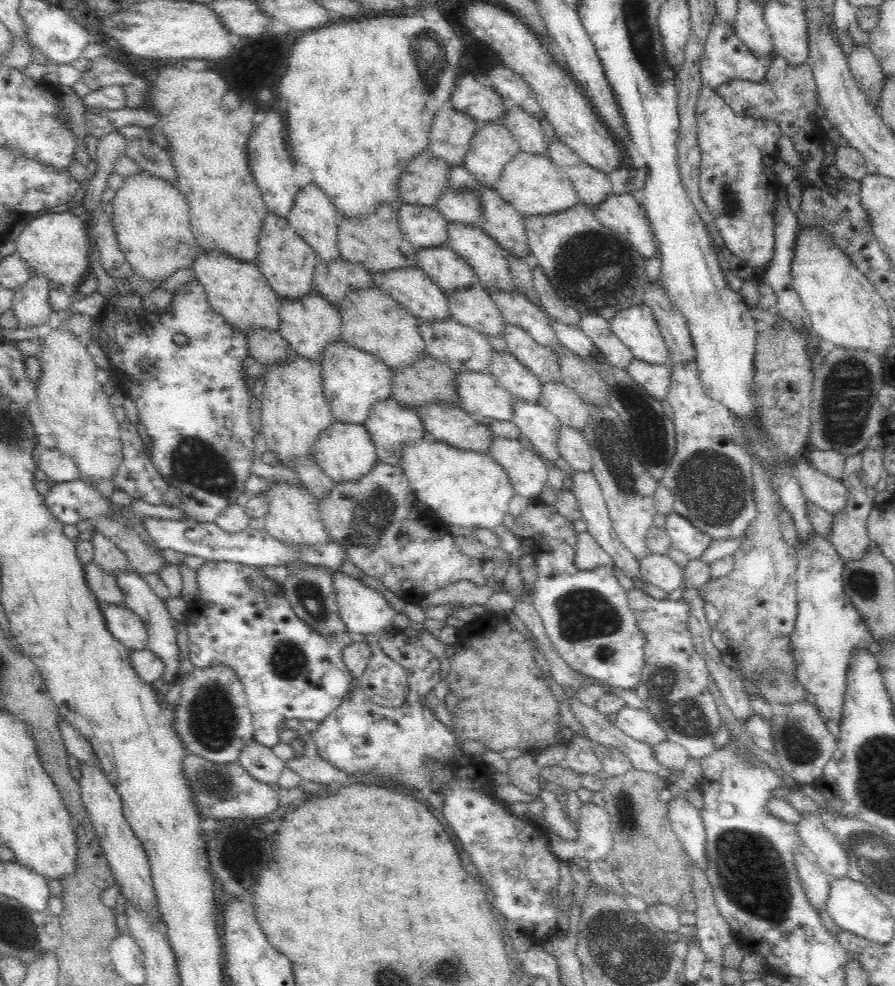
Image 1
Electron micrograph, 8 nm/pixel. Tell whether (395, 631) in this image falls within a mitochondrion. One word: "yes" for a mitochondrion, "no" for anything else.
no

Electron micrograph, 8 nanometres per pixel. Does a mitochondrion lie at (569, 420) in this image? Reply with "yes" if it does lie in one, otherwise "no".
no

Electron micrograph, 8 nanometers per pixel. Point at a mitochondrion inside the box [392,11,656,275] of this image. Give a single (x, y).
(429, 53)

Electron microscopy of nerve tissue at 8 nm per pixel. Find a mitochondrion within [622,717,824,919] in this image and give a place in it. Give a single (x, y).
(802, 745)

